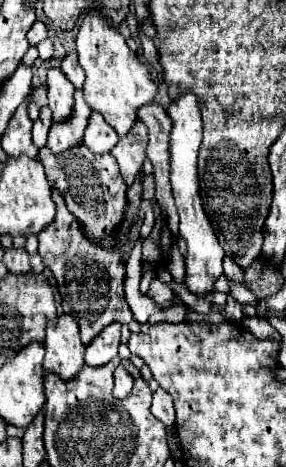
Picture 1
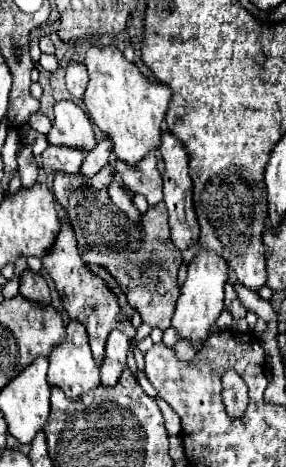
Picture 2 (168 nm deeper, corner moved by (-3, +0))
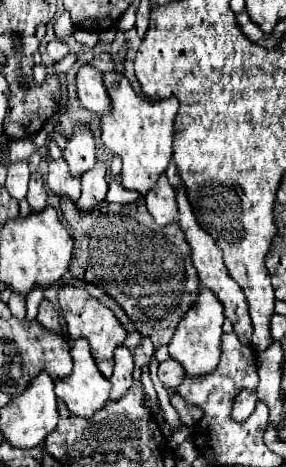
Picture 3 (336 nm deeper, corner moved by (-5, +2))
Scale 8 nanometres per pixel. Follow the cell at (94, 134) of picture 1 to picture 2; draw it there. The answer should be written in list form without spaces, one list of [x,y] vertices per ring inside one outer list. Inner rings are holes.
[[[104,136],[102,140],[96,142],[96,146],[86,154],[84,162],[82,162],[82,174],[84,178],[92,178],[102,166],[108,164],[112,154],[112,140],[108,136]]]

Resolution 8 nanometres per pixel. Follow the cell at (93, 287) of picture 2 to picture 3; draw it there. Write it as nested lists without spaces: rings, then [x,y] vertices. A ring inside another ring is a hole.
[[[74,286],[58,288],[58,302],[62,306],[62,314],[64,314],[64,320],[68,324],[68,336],[70,336],[70,340],[86,338],[88,344],[90,344],[90,352],[92,352],[92,358],[94,358],[98,370],[106,378],[110,378],[112,370],[114,370],[114,350],[126,338],[126,330],[122,328],[122,324],[116,320],[116,316],[112,314],[112,310],[108,310],[106,306],[102,306],[98,300],[92,300],[90,294],[84,288],[74,288]]]

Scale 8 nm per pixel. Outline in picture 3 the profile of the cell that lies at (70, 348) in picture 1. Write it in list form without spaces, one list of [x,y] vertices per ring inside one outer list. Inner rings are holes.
[[[86,340],[72,342],[74,372],[70,378],[56,382],[56,396],[68,406],[68,410],[80,418],[90,420],[110,400],[110,380],[98,374]]]

